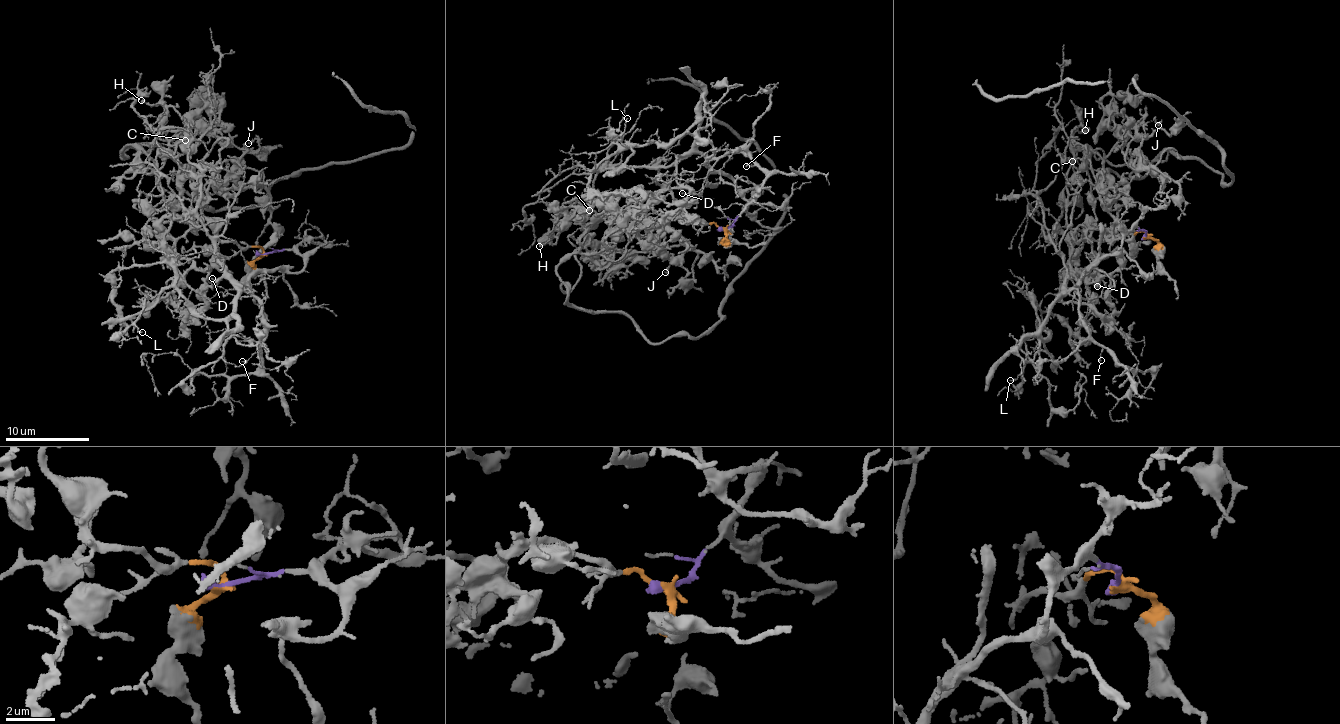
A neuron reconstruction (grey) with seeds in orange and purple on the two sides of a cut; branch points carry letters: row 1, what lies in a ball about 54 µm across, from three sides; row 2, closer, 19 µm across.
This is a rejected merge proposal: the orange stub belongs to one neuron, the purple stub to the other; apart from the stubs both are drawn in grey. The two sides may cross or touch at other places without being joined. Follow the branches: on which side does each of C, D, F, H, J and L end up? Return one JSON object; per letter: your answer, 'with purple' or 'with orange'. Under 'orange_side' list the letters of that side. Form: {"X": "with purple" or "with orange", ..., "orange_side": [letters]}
{"C": "with orange", "D": "with purple", "F": "with purple", "H": "with orange", "J": "with orange", "L": "with purple", "orange_side": ["C", "H", "J"]}

